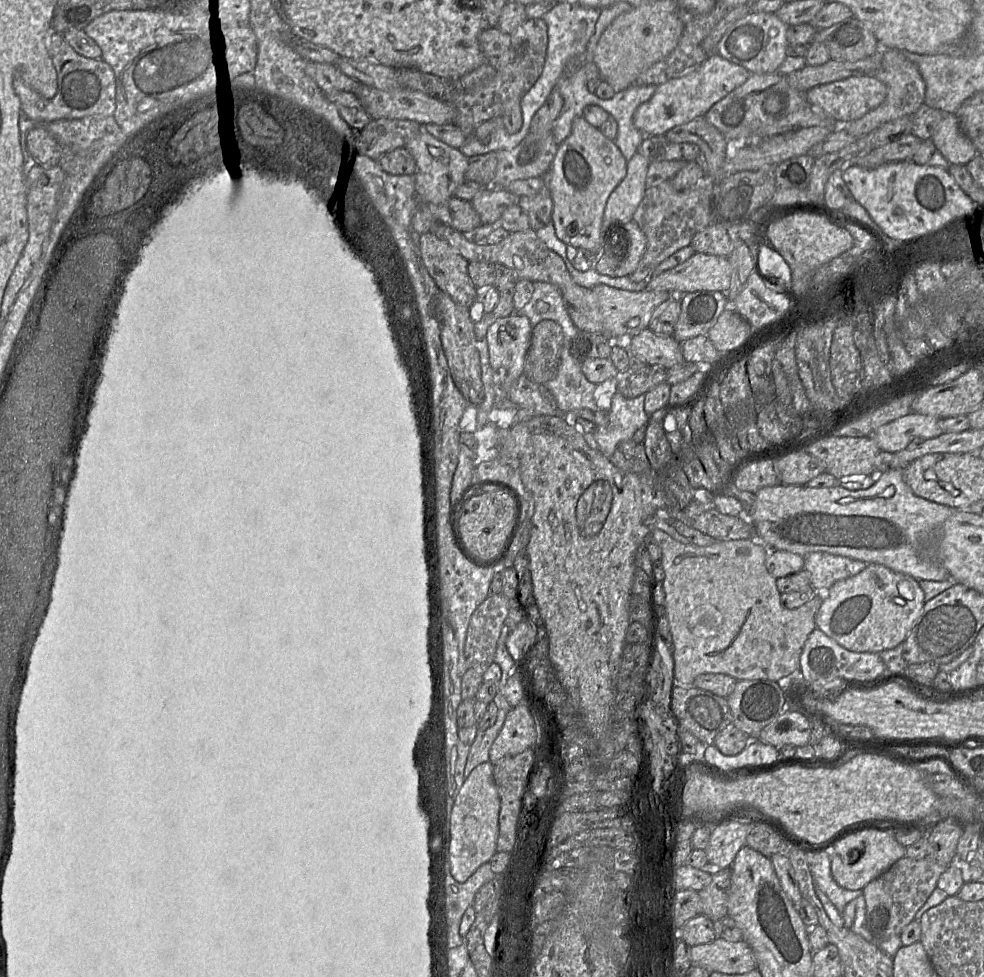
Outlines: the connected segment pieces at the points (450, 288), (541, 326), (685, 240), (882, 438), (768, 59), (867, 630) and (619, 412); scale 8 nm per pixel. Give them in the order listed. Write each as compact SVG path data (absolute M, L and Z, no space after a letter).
M433 232L421 234L420 249L423 262L440 291L447 293L457 304L470 308L477 298L477 288L468 274L469 261Z
M543 320L532 328L532 337L523 374L531 381L546 384L553 379L560 365L563 331L559 323Z
M707 180L697 188L676 191L670 181L650 184L637 207L633 221L646 237L646 249L636 268L629 275L634 282L647 282L653 270L666 258L690 245L693 236L710 225L710 203L713 185L717 180Z
M911 412L879 427L870 437L881 451L896 453L905 449L915 438L930 439L941 435L943 432L938 420L933 416Z
M750 12L727 29L715 52L728 61L742 66L750 74L776 73L787 56L788 27L775 13Z
M867 564L860 573L835 582L828 591L821 594L823 600L815 616L816 627L842 647L859 653L881 653L902 644L925 603L918 580L881 564Z
M619 392L612 398L607 427L599 427L594 434L598 449L610 457L617 446L631 440L634 433L641 427L646 427L649 416L644 410L645 396L626 398Z

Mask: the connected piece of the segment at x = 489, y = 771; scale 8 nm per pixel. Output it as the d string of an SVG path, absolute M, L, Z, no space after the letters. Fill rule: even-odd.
M488 761L475 767L464 781L449 817L449 863L452 877L459 883L467 881L480 866L497 852L500 797L493 778L494 765Z

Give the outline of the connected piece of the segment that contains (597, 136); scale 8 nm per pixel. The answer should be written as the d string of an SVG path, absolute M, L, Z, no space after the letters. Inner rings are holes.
M583 116L576 117L570 135L558 146L547 172L547 185L553 201L551 222L557 237L567 245L583 248L596 254L601 248L601 227L610 194L627 174L627 160L614 141L603 135L600 128L589 124Z

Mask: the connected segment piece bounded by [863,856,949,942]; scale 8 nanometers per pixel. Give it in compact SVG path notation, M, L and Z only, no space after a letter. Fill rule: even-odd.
M904 856L864 887L866 925L875 942L901 934L937 887L940 876L948 866L927 857L917 860Z

